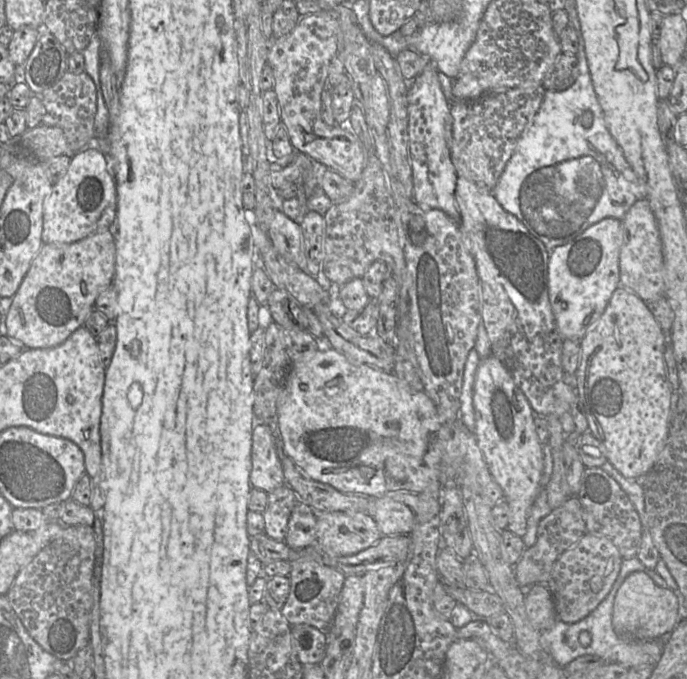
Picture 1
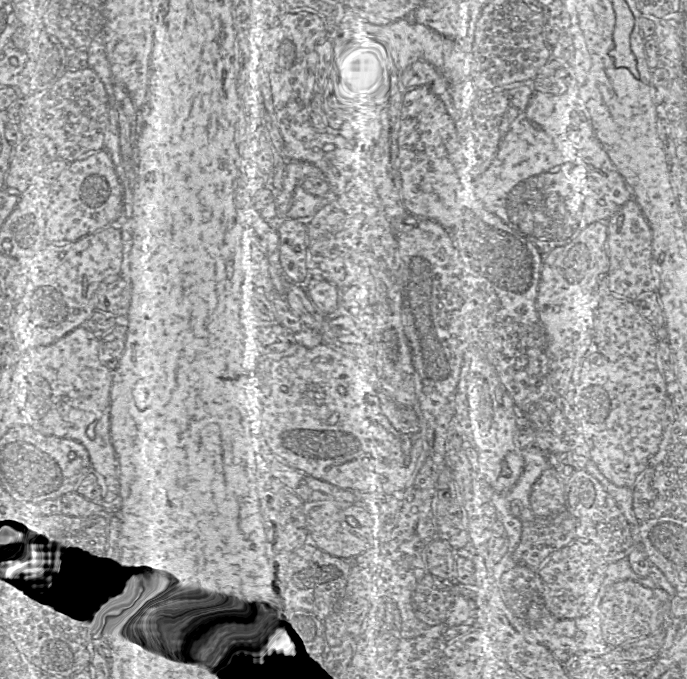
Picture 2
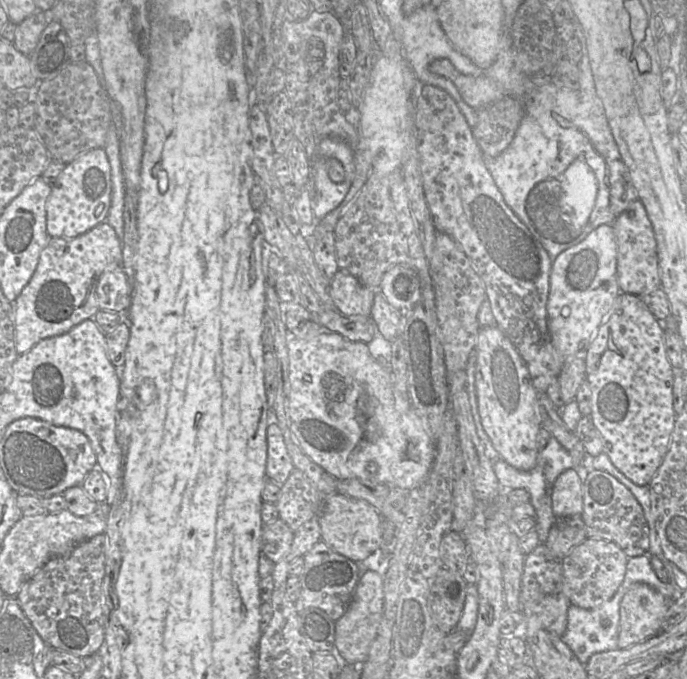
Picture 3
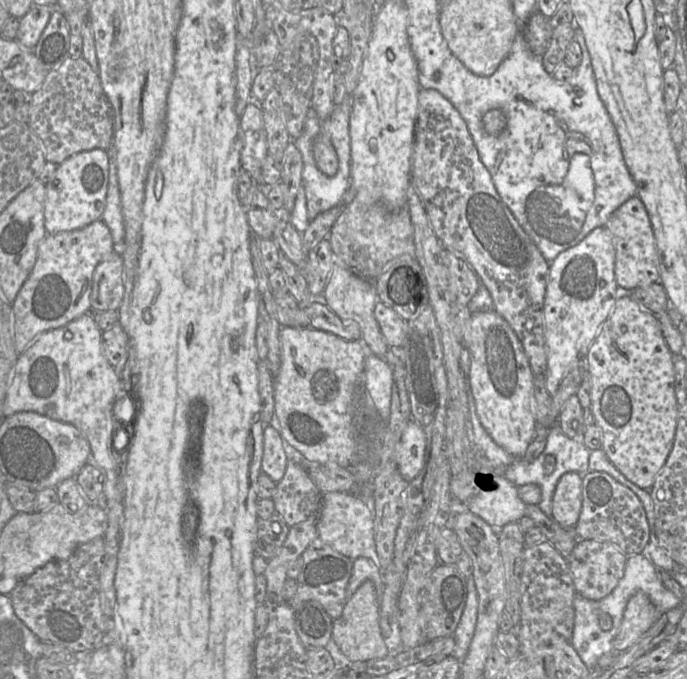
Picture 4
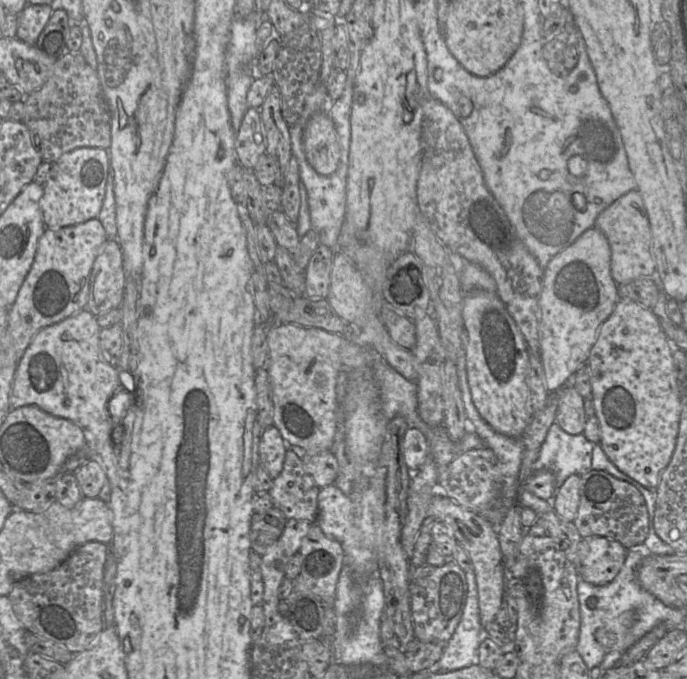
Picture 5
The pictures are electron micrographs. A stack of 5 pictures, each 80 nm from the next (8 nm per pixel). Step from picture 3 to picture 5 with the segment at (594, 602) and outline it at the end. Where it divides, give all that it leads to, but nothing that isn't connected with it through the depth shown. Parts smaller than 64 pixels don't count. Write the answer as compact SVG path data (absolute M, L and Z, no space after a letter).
M586 538L579 544L579 579L595 586L609 584L622 569L627 550L606 538Z

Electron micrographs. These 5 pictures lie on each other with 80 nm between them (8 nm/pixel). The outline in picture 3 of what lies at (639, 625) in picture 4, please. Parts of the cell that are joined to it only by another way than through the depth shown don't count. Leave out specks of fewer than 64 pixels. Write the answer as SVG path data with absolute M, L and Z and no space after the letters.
M633 584L620 603L618 648L631 647L658 634L670 602L645 584Z

